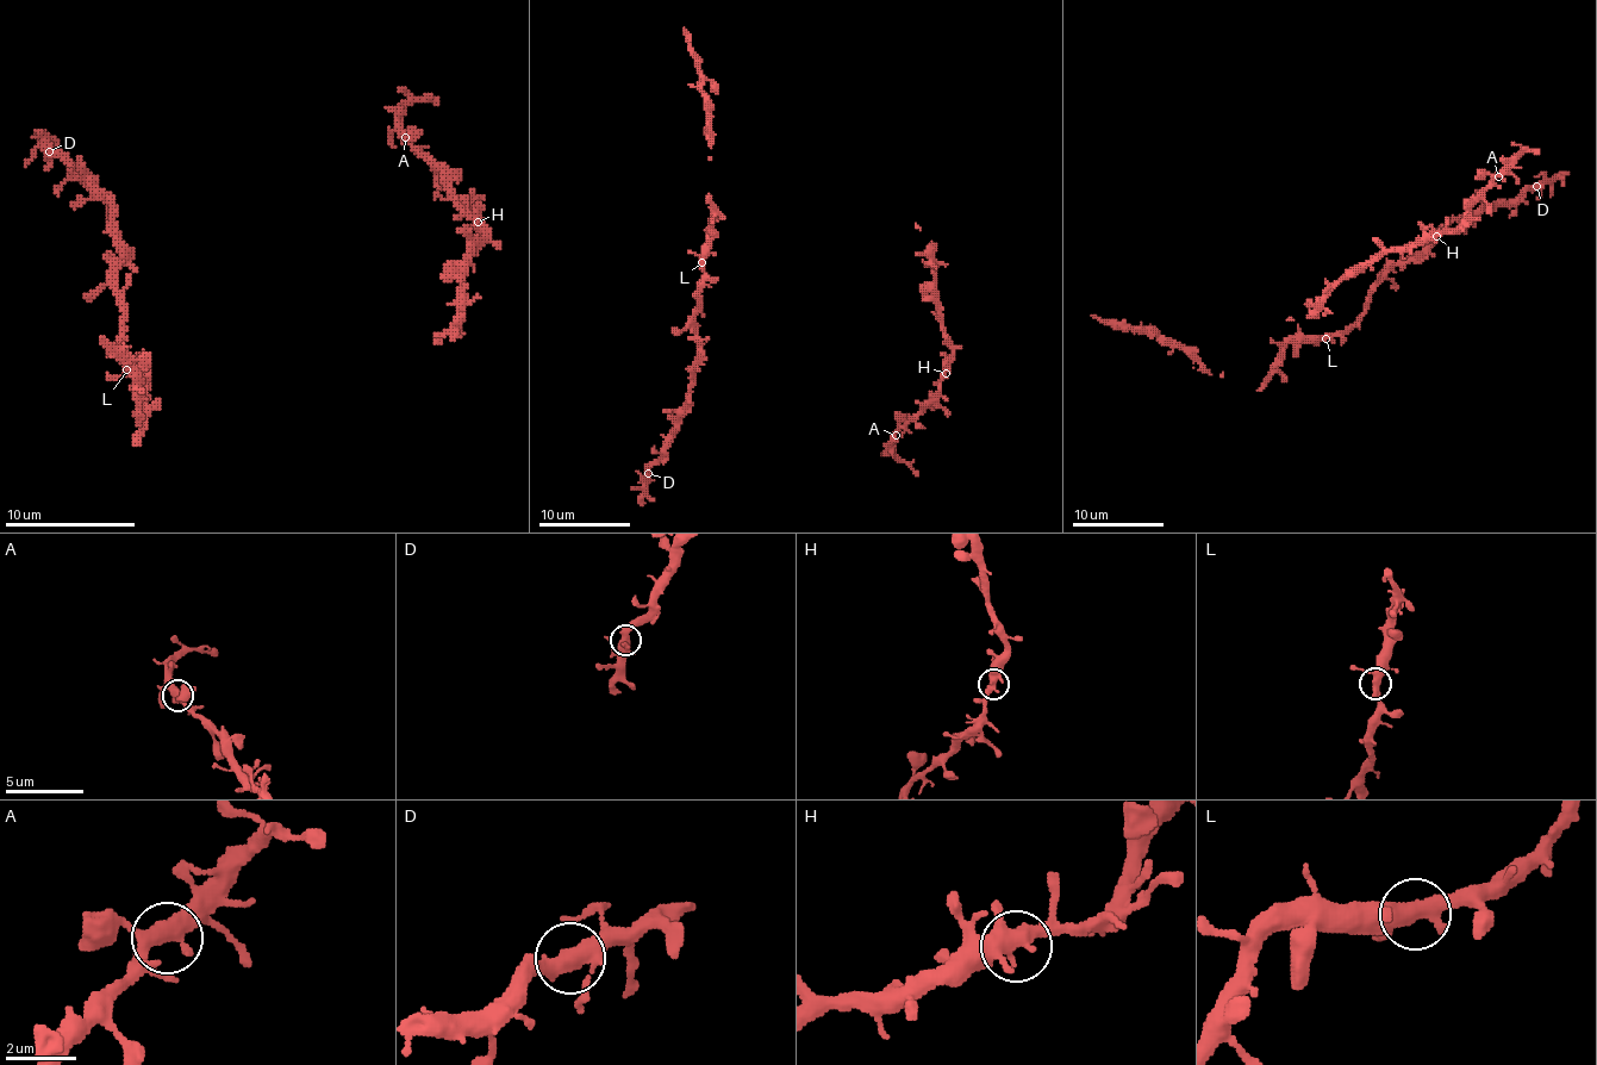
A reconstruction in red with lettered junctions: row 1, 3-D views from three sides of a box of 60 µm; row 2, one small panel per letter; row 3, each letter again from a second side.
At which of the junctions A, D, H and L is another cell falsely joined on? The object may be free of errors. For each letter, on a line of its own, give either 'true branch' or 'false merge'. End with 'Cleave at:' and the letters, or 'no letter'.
A: true branch
D: true branch
H: true branch
L: true branch
Cleave at: no letter

